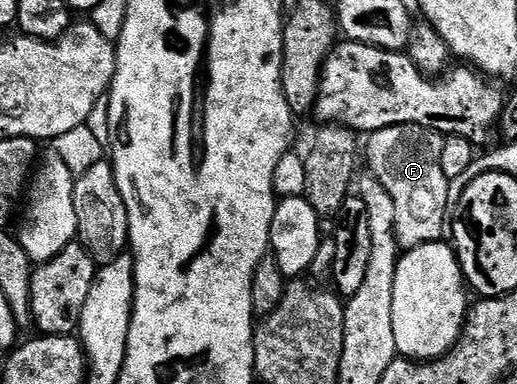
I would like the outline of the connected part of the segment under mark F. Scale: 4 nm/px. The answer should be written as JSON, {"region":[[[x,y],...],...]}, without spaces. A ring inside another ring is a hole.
{"region":[[[398,124],[372,133],[365,142],[365,162],[370,175],[375,176],[393,198],[395,236],[400,249],[442,241],[449,208],[448,182],[441,169],[442,133],[416,124]]]}

